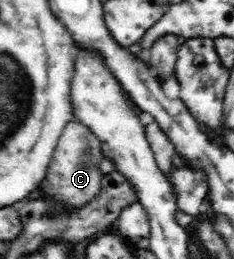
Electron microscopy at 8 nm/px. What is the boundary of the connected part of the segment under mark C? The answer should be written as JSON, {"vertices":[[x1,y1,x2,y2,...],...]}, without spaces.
{"vertices":[[76,116,67,122,57,142,47,174,37,188,39,192,37,198,49,202,47,214,51,218,58,218,66,212,78,212,86,208,100,194,102,178,105,176,100,169,100,162,103,159,100,146,100,140,97,140,91,130,81,124]]}

